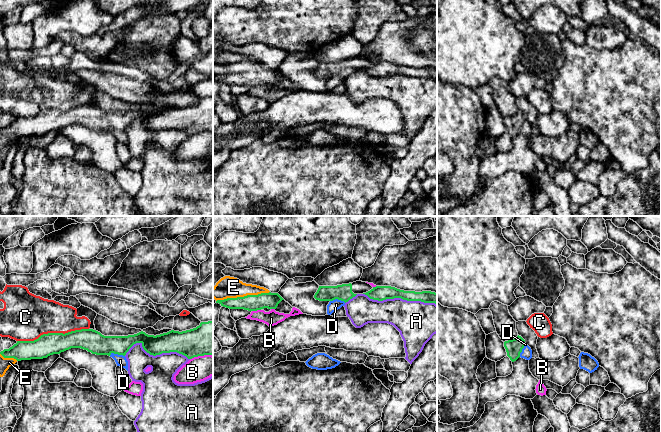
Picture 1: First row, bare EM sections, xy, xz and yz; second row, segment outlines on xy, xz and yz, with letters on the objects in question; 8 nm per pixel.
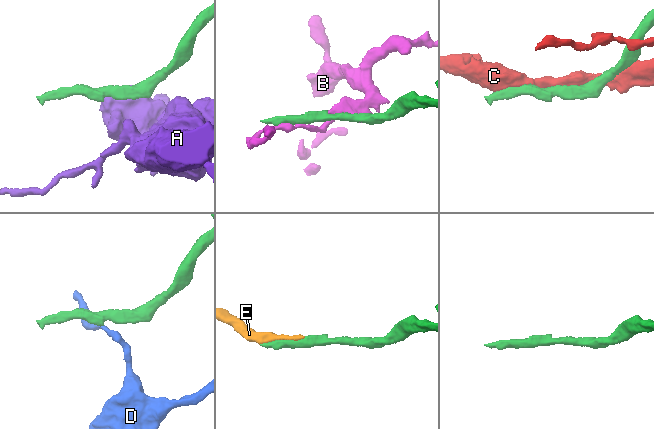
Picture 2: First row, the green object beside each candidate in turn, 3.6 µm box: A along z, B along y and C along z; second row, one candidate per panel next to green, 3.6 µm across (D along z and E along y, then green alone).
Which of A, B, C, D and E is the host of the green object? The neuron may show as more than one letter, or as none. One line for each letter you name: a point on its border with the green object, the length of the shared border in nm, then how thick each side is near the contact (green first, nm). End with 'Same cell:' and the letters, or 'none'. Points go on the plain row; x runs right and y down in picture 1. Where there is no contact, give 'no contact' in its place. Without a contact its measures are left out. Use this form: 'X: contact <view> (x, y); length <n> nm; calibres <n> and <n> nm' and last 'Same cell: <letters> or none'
E: contact xz (242, 73); length 440 nm; calibres 130 and 180 nm
Same cell: E

